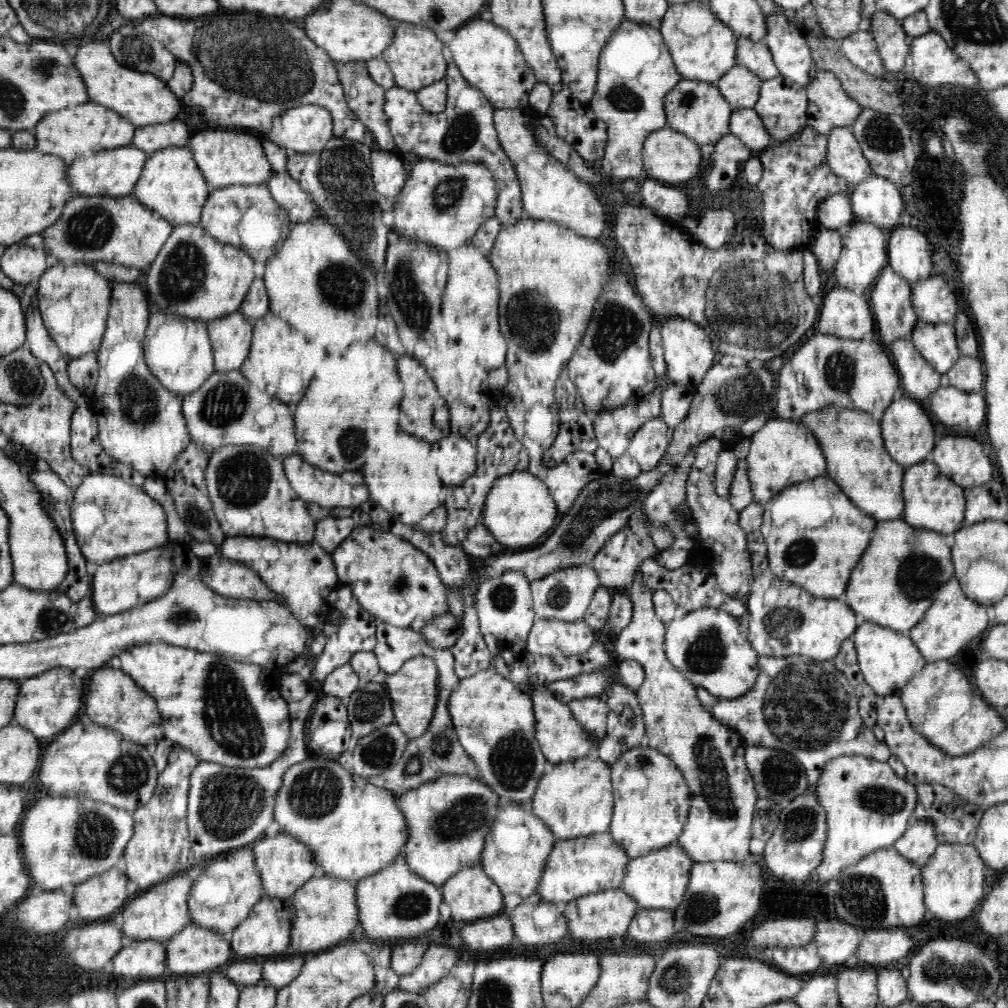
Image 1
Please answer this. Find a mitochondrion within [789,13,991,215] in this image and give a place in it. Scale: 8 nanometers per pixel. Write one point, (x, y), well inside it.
(880, 133)

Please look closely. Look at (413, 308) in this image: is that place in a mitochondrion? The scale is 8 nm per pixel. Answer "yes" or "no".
yes

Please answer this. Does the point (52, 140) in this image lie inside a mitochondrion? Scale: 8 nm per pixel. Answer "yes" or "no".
no

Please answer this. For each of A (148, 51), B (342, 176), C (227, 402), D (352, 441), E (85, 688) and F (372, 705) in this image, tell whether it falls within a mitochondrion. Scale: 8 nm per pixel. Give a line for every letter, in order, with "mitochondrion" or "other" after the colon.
A: mitochondrion
B: mitochondrion
C: mitochondrion
D: mitochondrion
E: other
F: mitochondrion

